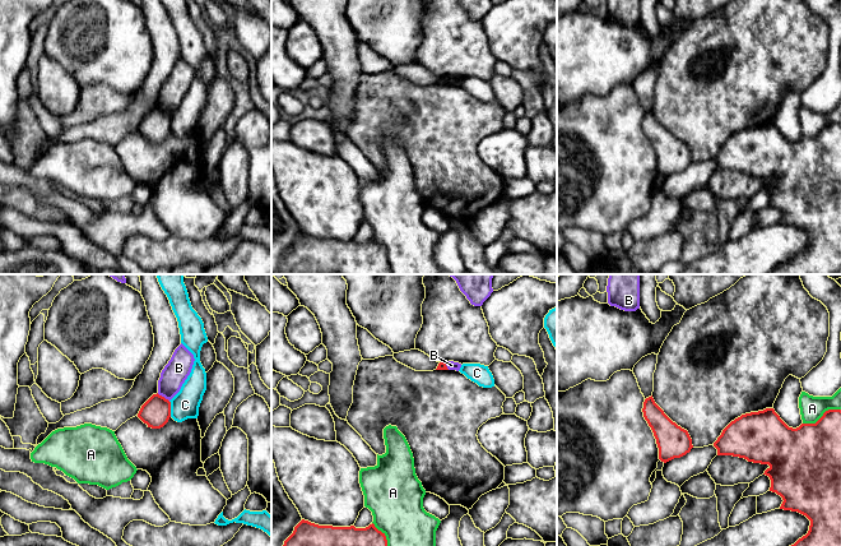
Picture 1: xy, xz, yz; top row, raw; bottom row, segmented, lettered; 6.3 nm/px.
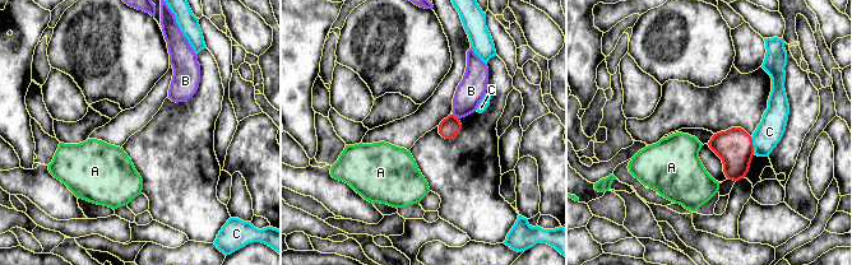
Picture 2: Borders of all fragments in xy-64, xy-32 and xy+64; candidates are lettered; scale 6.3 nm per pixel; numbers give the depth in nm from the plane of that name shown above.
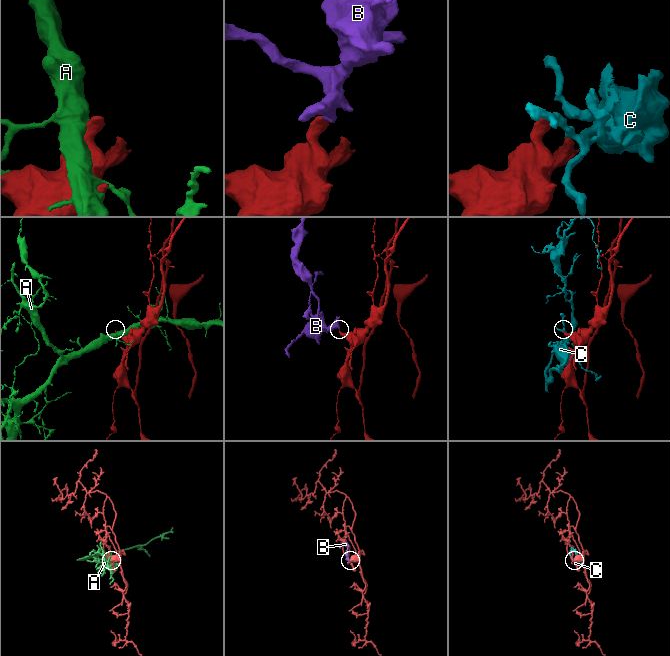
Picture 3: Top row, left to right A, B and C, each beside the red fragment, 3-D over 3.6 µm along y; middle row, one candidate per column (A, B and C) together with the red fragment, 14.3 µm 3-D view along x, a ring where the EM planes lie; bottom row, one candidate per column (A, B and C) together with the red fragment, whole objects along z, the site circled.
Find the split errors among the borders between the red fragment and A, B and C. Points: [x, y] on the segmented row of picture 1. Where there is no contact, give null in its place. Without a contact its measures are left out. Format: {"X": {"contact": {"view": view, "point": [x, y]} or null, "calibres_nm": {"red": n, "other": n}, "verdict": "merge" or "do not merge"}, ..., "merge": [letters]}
{"A": {"contact": {"view": "yz", "point": [822, 416]}, "calibres_nm": {"red": 380, "other": 160}, "verdict": "do not merge"}, "B": {"contact": {"view": "xy", "point": [163, 397]}, "calibres_nm": {"red": 190, "other": 160}, "verdict": "do not merge"}, "C": {"contact": {"view": "xy", "point": [170, 408]}, "calibres_nm": {"red": 190, "other": 180}, "verdict": "do not merge"}, "merge": []}

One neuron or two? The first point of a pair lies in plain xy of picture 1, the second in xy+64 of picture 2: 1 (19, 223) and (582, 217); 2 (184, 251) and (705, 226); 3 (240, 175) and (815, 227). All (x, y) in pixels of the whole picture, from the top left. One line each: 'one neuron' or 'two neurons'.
1: two neurons
2: two neurons
3: two neurons

